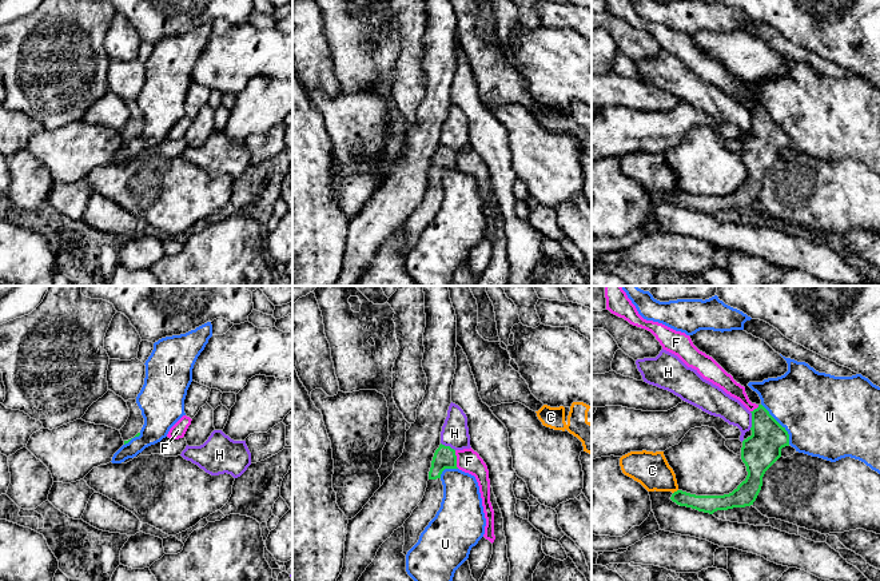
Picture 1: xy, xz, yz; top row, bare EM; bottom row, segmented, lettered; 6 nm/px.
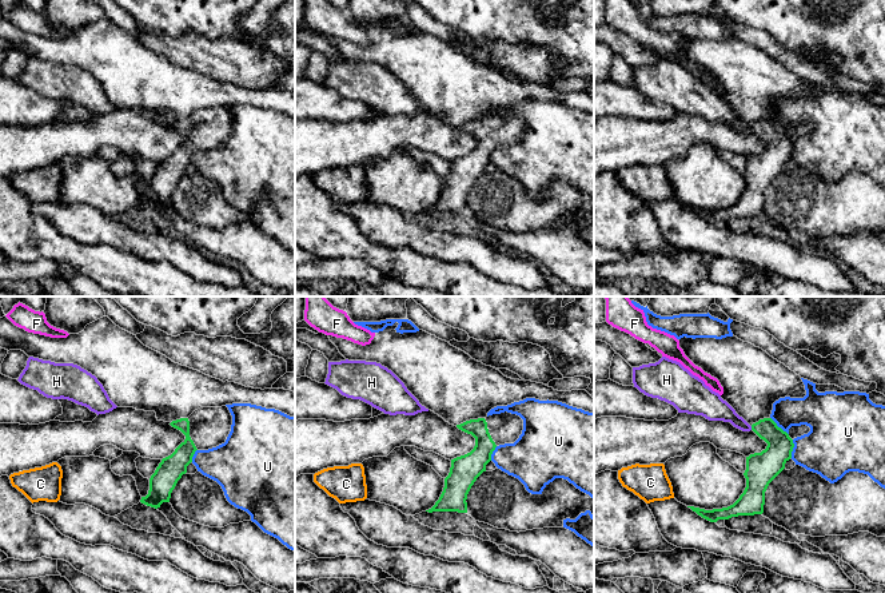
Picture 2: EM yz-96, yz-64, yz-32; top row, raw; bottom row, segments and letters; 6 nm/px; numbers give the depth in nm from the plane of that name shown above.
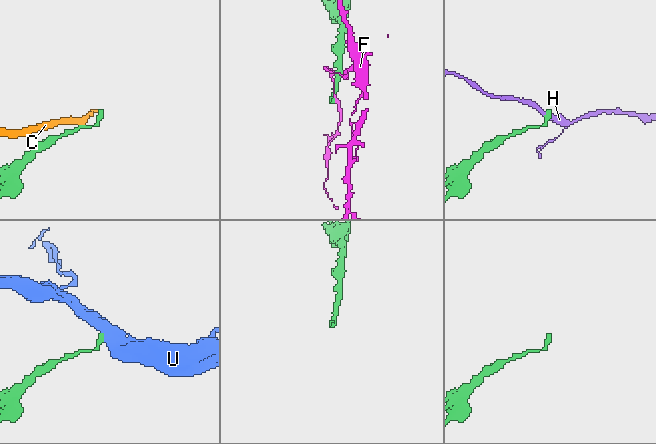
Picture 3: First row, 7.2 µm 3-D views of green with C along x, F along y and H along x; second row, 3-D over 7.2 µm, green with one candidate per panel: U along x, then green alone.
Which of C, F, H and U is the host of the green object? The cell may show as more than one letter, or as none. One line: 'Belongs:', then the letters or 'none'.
Belongs: none

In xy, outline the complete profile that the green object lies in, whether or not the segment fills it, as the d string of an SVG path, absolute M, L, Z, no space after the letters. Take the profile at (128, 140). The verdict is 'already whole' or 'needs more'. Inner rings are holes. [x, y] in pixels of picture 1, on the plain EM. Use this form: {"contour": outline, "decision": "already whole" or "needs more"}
{"contour": "M136 100L126 102L130 110L130 118L126 126L119 131L124 146L128 144L132 139L140 136L140 131L144 126L144 119L142 116L142 111L139 110Z", "decision": "needs more"}

